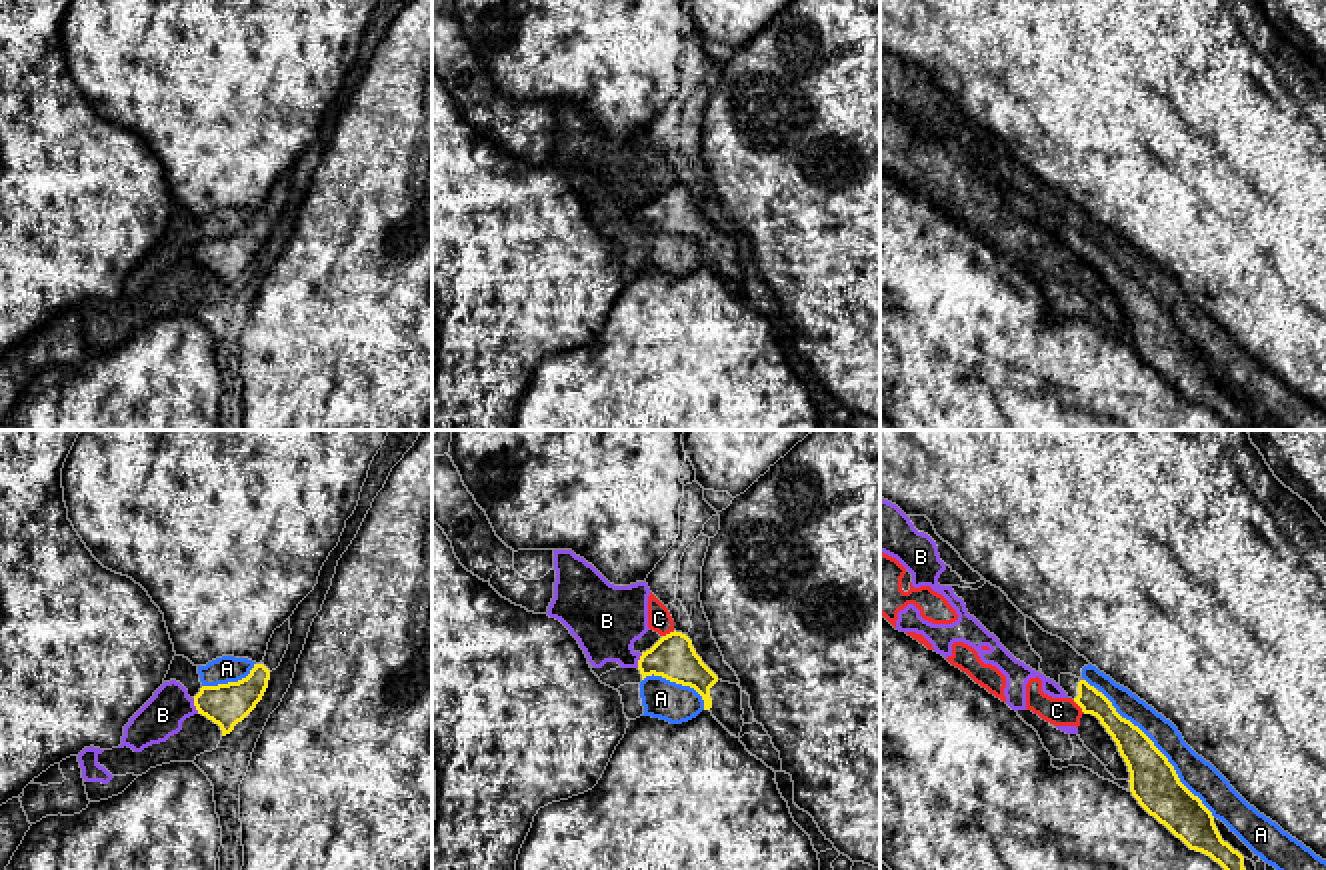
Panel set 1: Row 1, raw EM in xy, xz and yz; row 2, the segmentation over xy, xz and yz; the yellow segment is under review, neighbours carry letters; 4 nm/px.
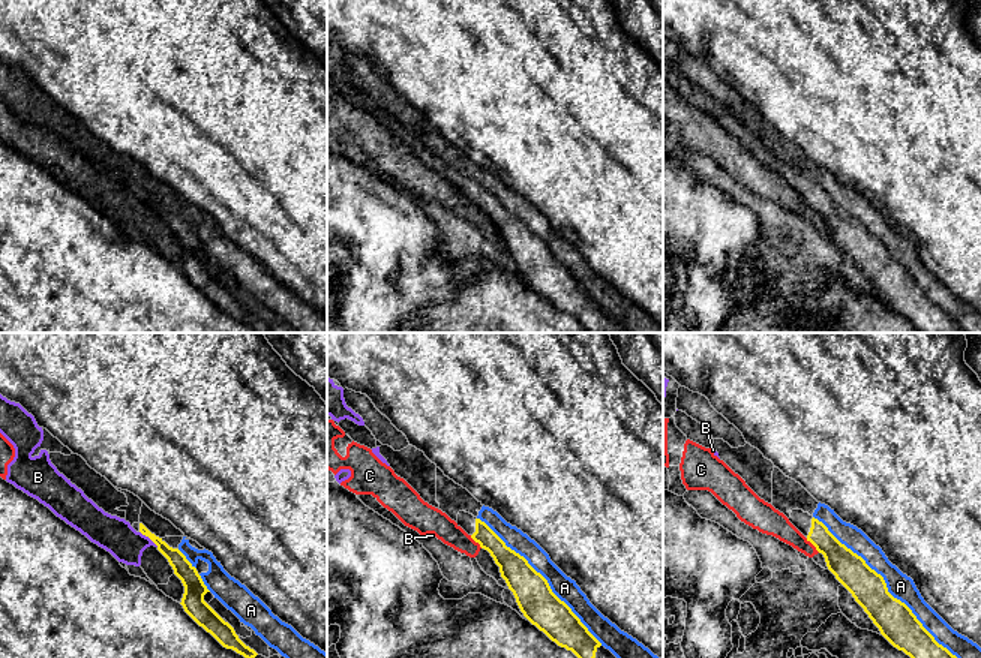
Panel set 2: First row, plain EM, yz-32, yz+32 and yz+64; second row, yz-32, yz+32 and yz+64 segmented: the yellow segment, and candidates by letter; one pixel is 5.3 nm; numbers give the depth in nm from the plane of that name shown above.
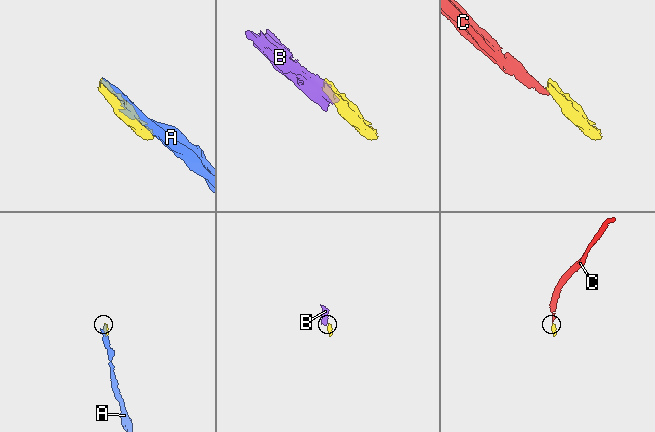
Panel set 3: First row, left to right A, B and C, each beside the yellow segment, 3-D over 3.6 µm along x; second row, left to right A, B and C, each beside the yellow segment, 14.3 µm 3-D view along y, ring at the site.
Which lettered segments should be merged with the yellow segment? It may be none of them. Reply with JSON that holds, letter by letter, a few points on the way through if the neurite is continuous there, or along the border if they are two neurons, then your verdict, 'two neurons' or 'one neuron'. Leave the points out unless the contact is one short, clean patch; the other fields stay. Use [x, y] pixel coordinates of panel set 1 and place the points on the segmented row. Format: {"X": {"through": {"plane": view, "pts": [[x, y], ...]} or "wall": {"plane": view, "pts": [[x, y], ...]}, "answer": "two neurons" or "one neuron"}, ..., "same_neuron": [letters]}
{"A": {"answer": "two neurons"}, "B": {"wall": {"plane": "xy", "pts": [[192, 698], [198, 712]]}, "answer": "two neurons"}, "C": {"wall": {"plane": "yz", "pts": [[1072, 700], [1084, 712]]}, "answer": "two neurons"}, "same_neuron": []}

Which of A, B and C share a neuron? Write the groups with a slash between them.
A / B C

